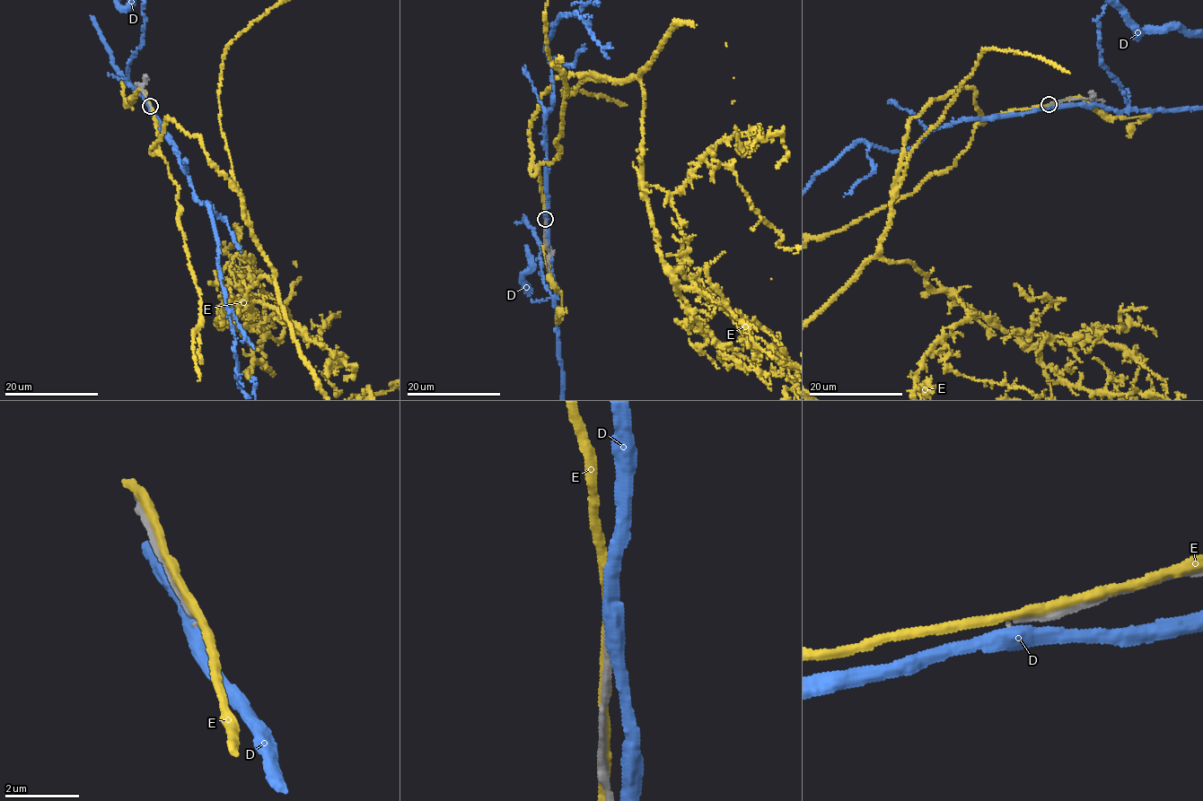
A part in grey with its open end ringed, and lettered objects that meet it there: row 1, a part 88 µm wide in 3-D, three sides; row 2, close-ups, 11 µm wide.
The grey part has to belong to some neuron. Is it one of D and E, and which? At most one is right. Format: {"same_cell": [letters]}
{"same_cell": []}

